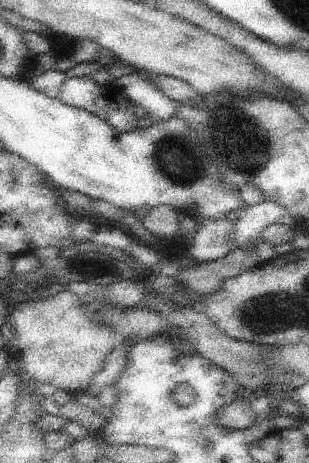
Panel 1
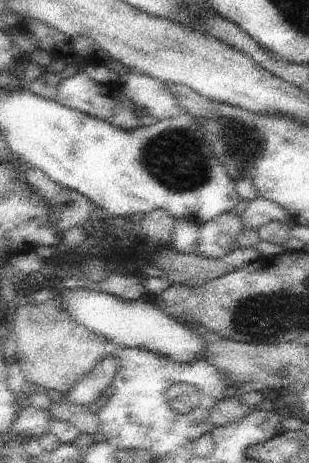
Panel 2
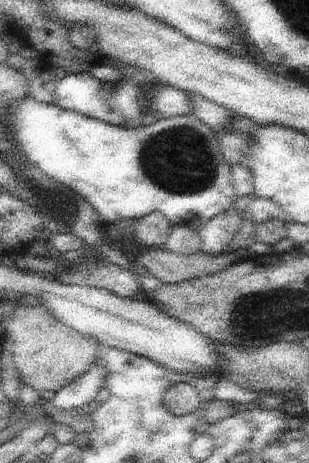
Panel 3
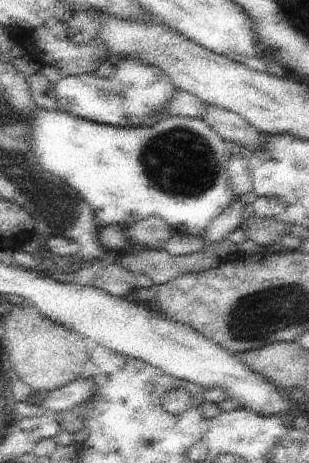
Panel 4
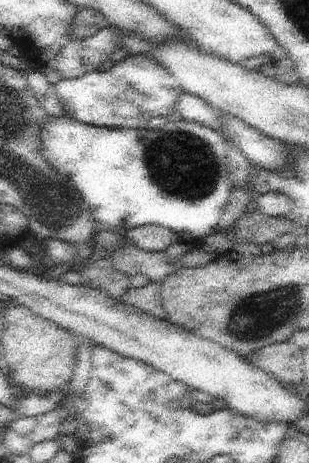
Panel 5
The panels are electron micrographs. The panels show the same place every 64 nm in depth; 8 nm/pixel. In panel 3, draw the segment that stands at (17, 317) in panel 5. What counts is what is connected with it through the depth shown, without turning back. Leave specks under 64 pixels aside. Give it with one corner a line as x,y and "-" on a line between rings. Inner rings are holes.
21,302
17,304
9,324
3,326
5,326
5,336
9,334
15,344
13,360
19,370
21,382
37,392
51,390
57,394
69,382
87,374
89,368
95,368
97,350
99,350
97,338
89,338
79,330
65,326
61,320
53,318
47,306
39,306
39,304
31,306
27,302

